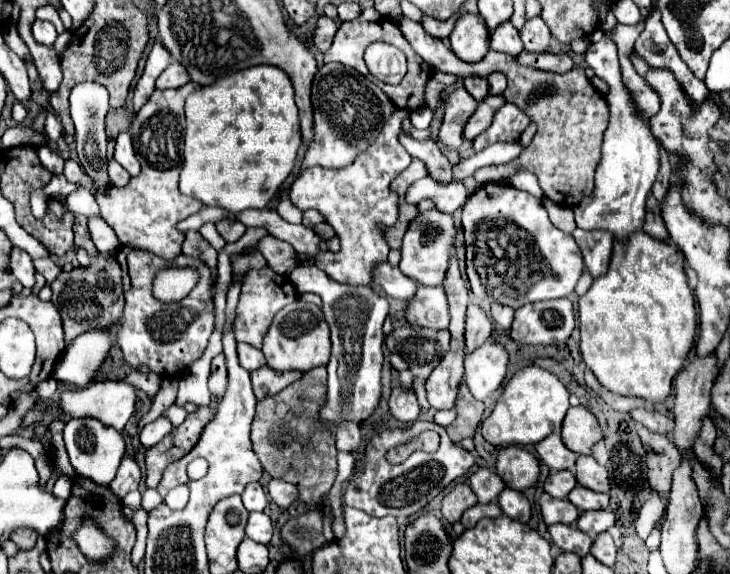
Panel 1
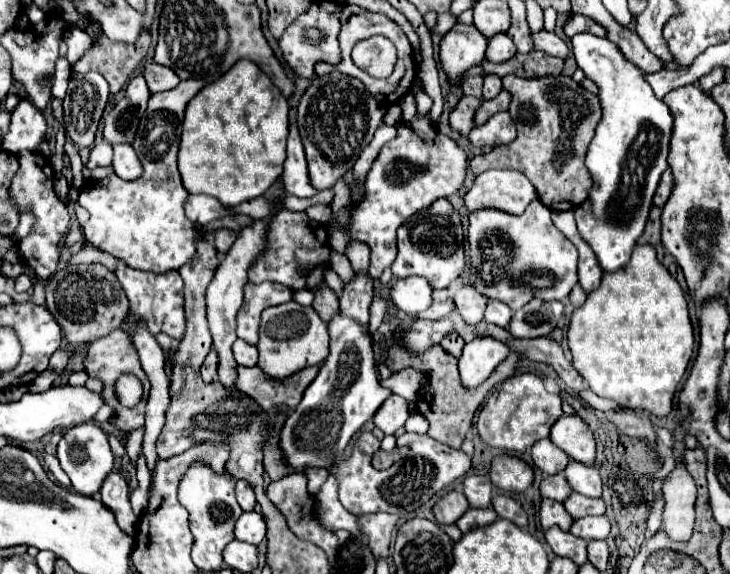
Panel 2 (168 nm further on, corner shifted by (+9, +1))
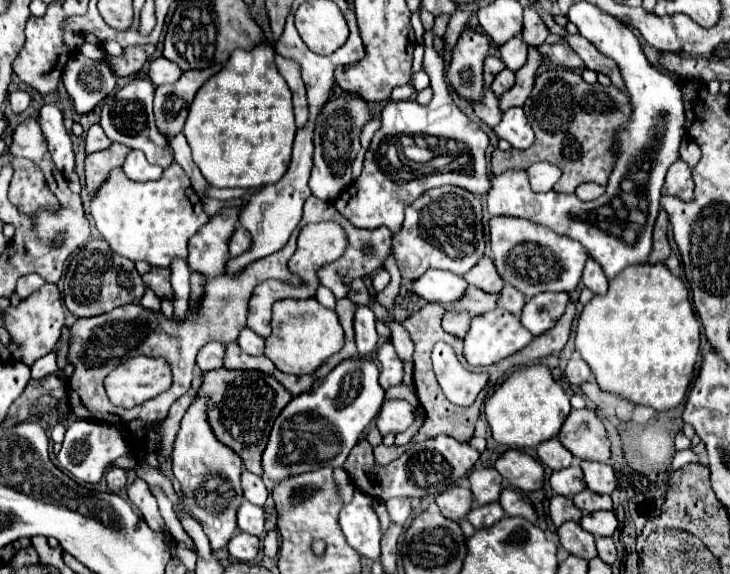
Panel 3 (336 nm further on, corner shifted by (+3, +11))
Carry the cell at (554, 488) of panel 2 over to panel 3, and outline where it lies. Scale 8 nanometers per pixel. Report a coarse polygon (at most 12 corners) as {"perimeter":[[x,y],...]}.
{"perimeter":[[578,464],[554,472],[554,494],[576,496],[586,488]]}

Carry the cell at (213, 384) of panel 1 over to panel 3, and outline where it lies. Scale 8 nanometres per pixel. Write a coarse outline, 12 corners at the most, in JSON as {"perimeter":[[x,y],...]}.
{"perimeter":[[208,342],[196,356],[200,372],[222,368],[226,346]]}

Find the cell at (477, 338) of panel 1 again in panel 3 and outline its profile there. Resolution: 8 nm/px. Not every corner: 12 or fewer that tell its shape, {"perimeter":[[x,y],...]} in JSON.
{"perimeter":[[490,256],[464,276],[468,284],[484,292],[500,292],[502,276],[496,272]]}

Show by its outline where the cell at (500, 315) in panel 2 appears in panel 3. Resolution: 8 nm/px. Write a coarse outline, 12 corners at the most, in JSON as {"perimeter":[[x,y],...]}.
{"perimeter":[[506,284],[498,306],[520,316],[524,296]]}

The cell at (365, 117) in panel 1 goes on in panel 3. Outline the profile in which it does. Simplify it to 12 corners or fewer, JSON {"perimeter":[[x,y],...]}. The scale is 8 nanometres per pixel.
{"perimeter":[[334,96],[314,130],[312,196],[336,202],[352,184],[370,102]]}

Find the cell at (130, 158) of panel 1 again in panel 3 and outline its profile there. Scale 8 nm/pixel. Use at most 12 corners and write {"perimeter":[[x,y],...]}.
{"perimeter":[[132,150],[122,166],[134,182],[158,180],[164,168],[148,164],[144,152]]}

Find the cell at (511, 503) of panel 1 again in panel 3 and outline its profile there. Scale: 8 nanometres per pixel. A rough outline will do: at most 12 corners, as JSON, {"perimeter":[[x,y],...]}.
{"perimeter":[[502,490],[500,506],[508,516],[538,520],[518,490]]}

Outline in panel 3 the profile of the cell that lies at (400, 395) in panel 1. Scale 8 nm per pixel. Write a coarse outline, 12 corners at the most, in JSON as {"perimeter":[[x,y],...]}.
{"perimeter":[[386,400],[376,426],[382,436],[404,432],[414,422],[414,406]]}

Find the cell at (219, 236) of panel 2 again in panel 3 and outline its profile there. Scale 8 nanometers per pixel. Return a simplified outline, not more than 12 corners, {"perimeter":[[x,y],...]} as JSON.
{"perimeter":[[238,226],[230,240],[230,256],[236,258],[252,246],[250,232]]}

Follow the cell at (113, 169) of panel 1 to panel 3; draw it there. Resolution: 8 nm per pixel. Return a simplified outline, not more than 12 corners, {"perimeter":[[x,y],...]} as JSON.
{"perimeter":[[92,124],[86,132],[86,154],[108,148],[112,142]]}

